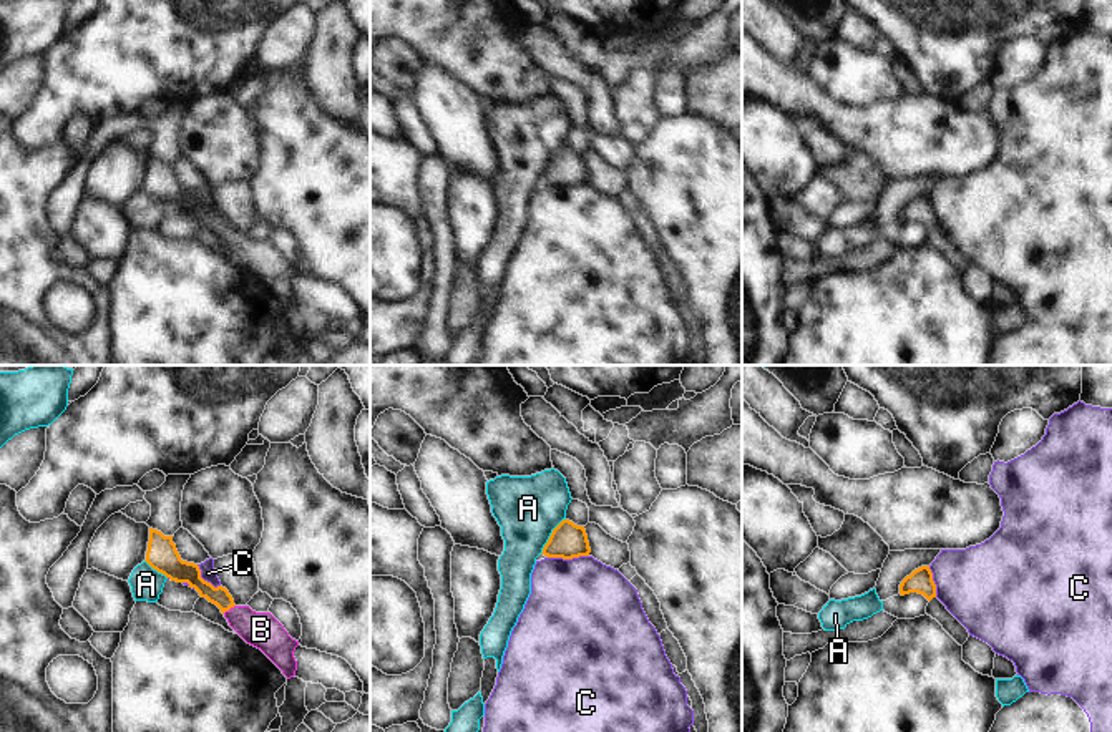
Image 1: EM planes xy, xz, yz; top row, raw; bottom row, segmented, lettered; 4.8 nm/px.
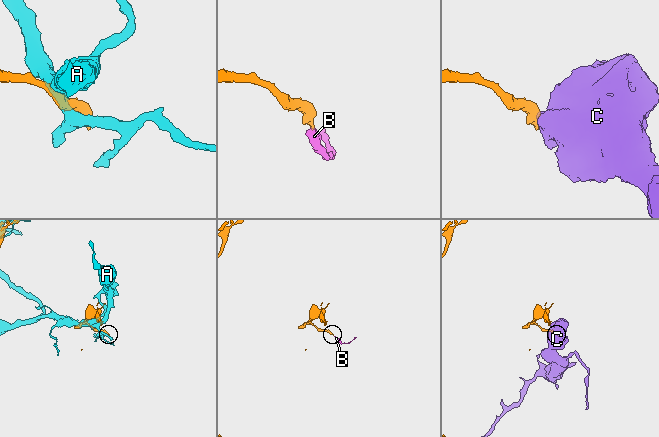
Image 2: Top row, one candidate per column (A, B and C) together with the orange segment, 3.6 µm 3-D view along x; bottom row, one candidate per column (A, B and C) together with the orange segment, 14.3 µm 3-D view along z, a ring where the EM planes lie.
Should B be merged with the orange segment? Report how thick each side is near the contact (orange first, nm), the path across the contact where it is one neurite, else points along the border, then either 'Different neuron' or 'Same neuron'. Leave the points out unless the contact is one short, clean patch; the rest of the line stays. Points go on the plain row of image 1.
Thickness 90 nm (orange) against 180 nm. Path across: xy (191, 201), (228, 238), (261, 258). Same neuron.

